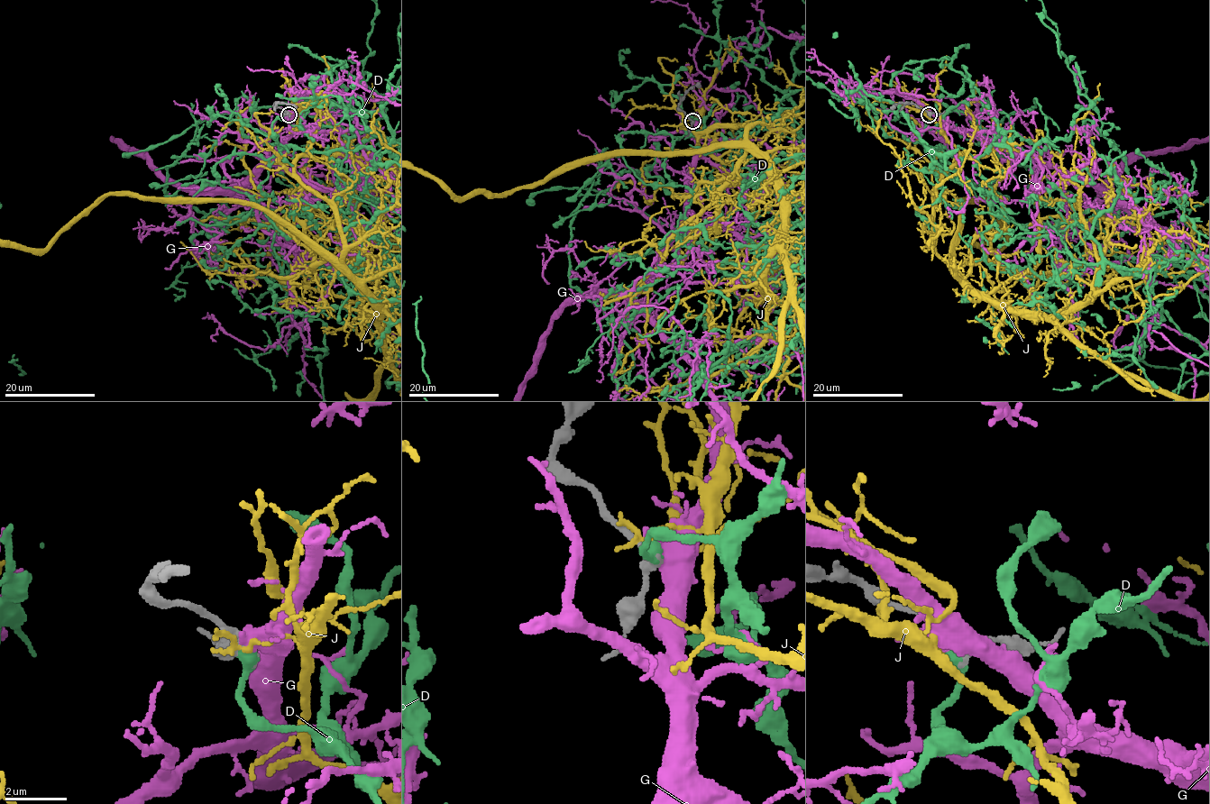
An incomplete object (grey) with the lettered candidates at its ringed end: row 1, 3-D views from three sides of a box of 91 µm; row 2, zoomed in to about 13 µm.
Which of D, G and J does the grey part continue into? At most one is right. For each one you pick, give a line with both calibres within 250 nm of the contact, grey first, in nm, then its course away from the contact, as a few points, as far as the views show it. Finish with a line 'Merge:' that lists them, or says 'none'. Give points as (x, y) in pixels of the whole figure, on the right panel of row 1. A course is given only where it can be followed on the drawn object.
D: calibres 360 and 400 nm
Merge: D

